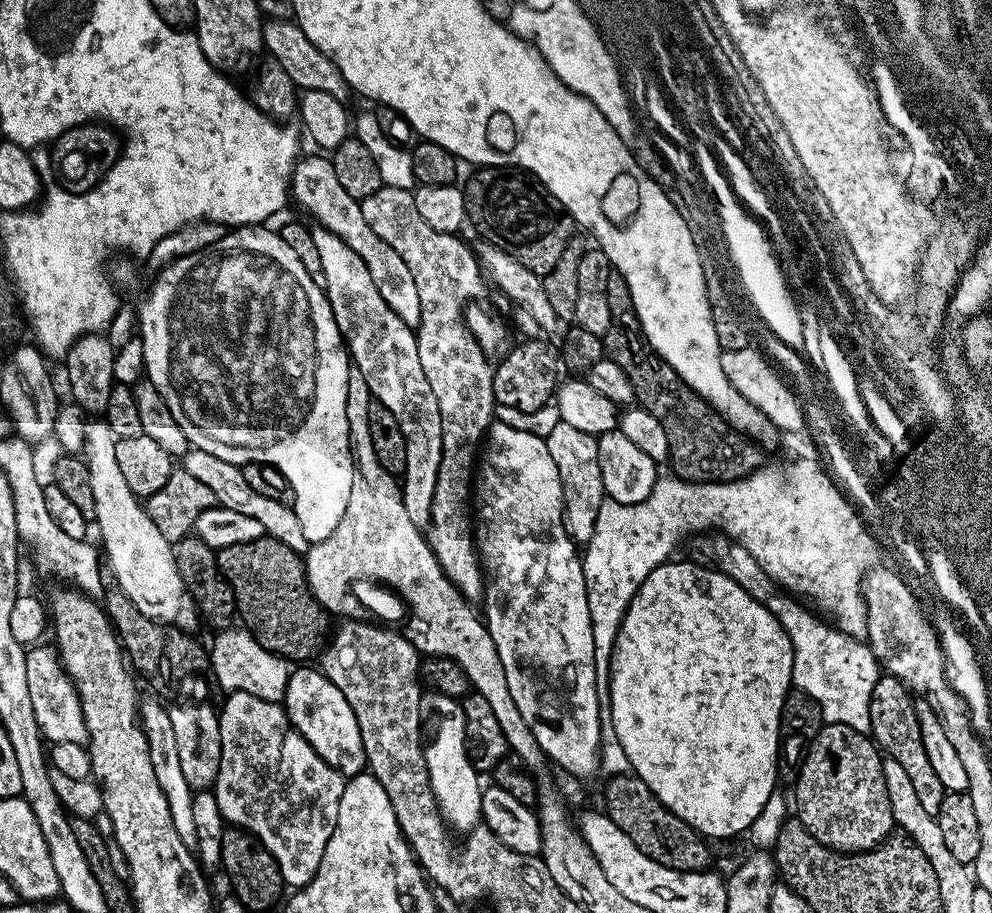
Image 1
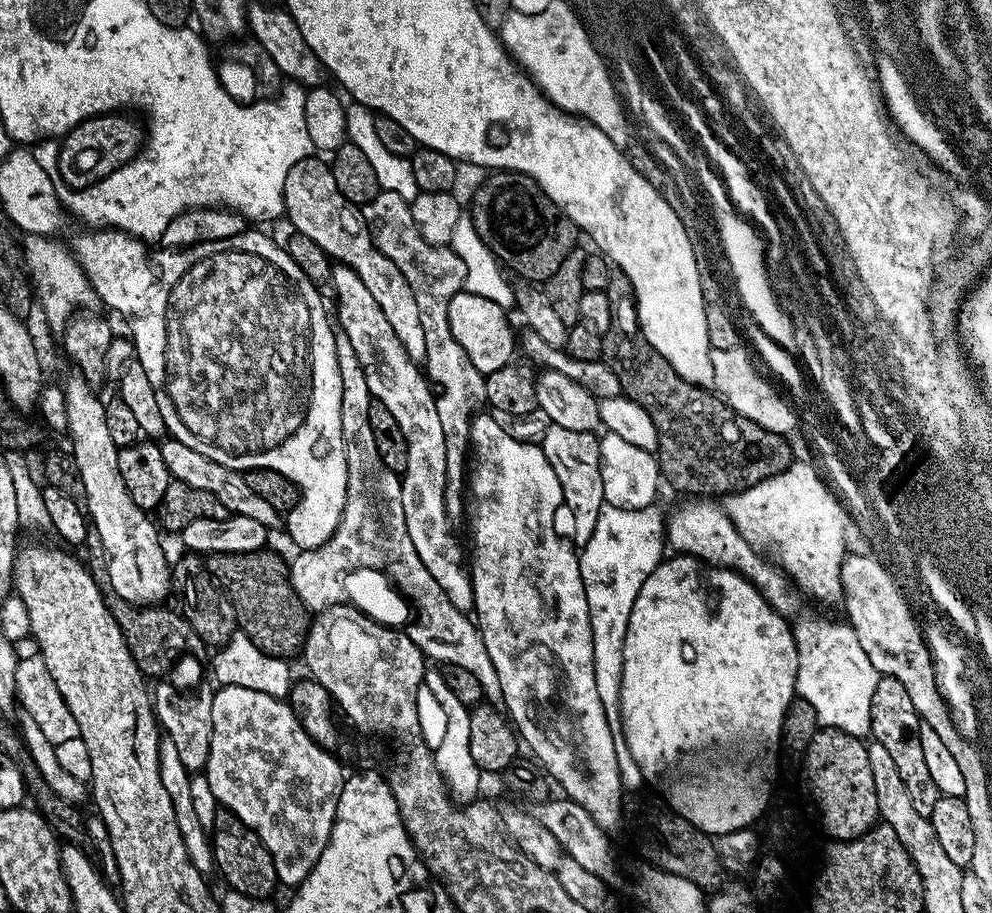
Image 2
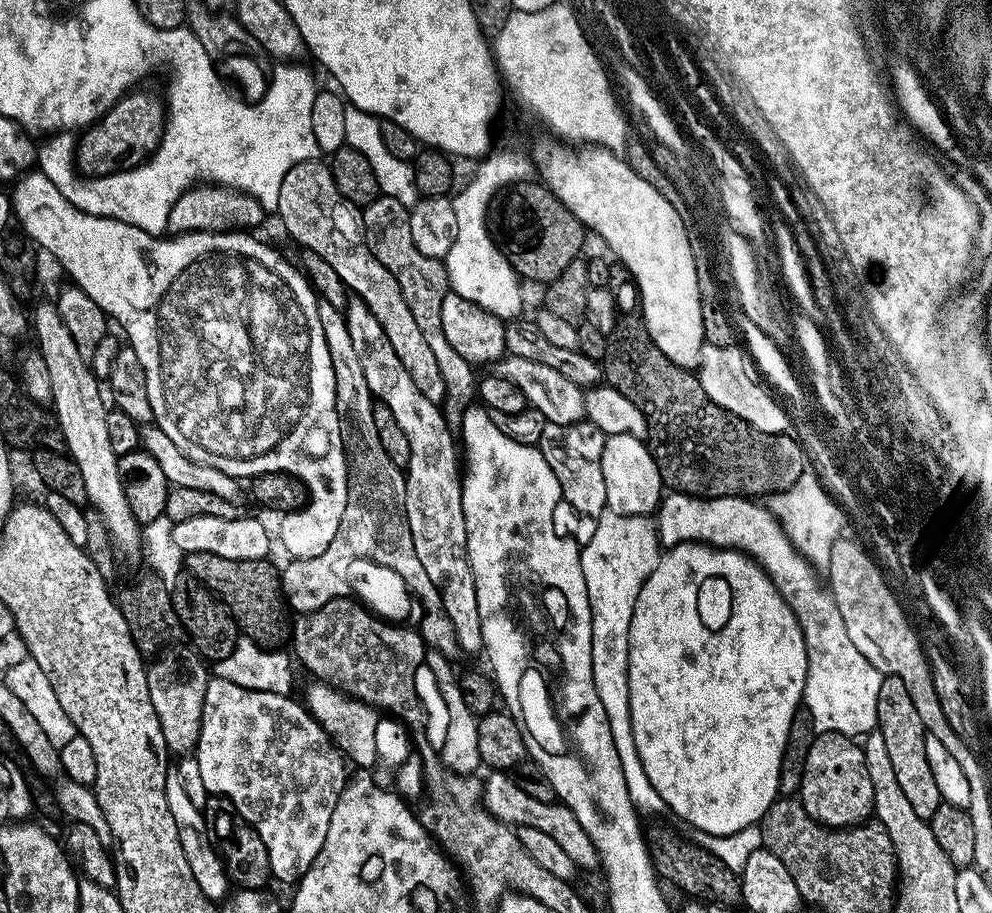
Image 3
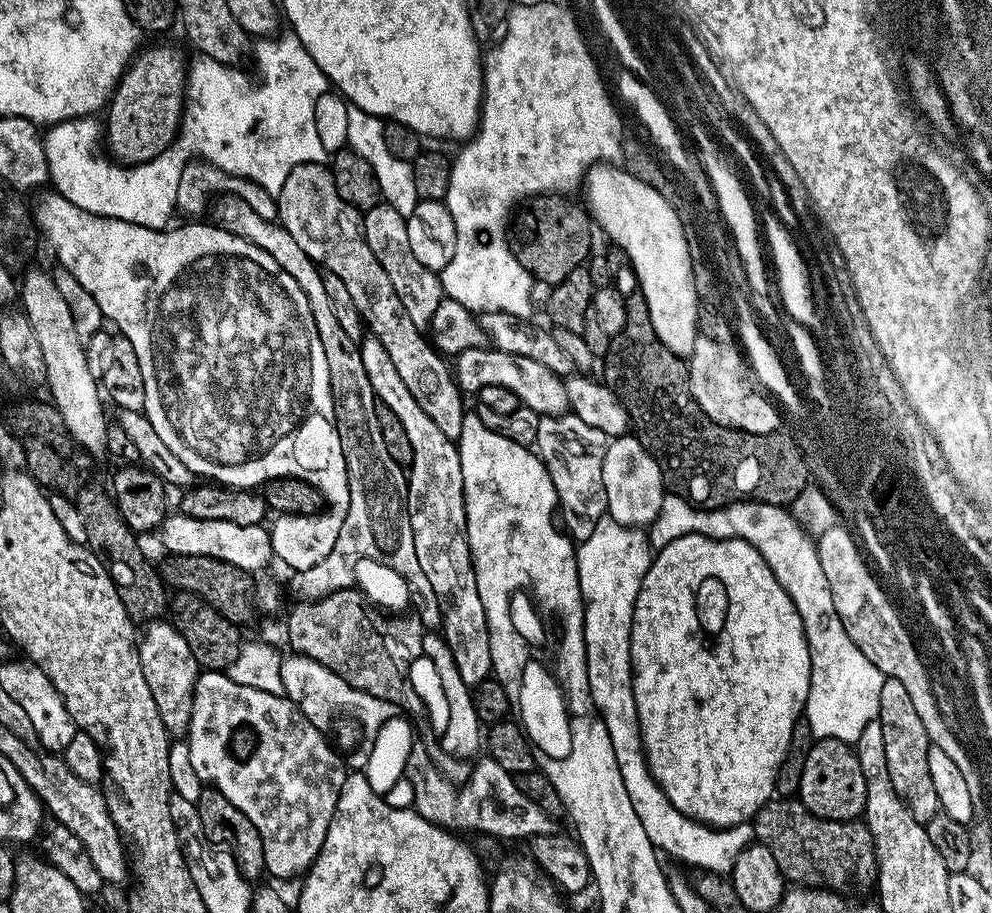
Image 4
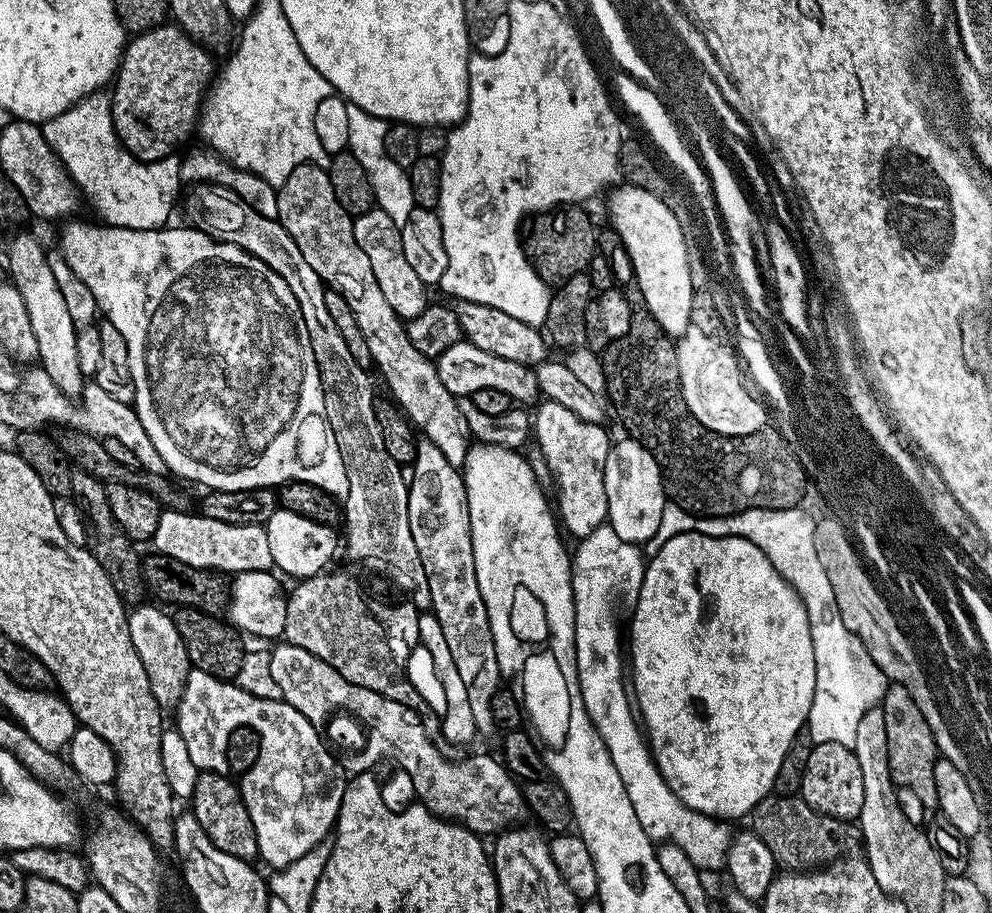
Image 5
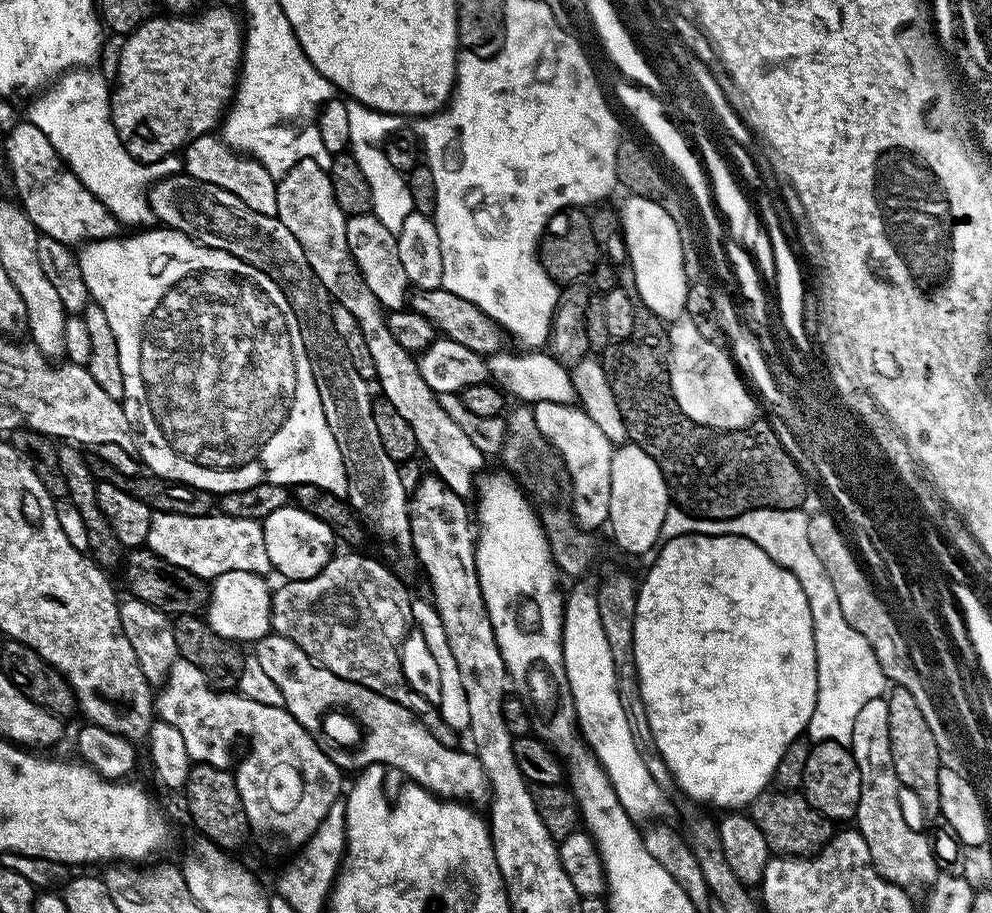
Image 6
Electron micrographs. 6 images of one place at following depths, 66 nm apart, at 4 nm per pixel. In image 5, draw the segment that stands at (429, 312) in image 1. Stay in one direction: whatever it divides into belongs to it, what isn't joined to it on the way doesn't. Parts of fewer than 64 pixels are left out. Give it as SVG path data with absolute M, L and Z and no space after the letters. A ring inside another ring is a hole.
M377 206L355 217L352 225L354 226L354 238L366 254L366 258L370 258L370 270L374 270L374 278L378 278L378 286L382 286L382 294L386 294L386 302L390 302L392 309L405 322L422 314L424 308L430 304L429 289L422 282L422 278L418 278L414 266L410 266L402 250L400 228L388 214Z

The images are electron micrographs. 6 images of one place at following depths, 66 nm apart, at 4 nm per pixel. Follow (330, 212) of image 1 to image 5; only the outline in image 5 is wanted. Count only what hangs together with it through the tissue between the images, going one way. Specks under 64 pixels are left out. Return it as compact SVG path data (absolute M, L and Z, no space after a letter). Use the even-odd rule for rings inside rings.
M311 162L298 166L277 191L276 201L280 224L294 238L311 269L329 289L342 290L350 310L356 315L375 371L384 375L395 403L419 431L420 428L424 431L423 439L434 442L434 446L442 450L446 462L463 465L470 447L466 419L459 413L456 397L442 386L435 363L414 348L407 336L405 321L392 309L390 302L386 302L386 294L382 294L382 286L378 286L378 278L374 278L374 270L370 270L370 258L366 258L354 238L354 217L334 195L328 168Z

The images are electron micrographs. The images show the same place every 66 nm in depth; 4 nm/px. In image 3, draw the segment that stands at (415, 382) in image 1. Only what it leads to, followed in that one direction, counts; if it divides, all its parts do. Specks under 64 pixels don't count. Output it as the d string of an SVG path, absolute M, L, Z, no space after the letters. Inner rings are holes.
M358 298L349 299L344 312L350 339L362 362L362 374L366 374L366 386L379 403L390 406L394 422L402 426L406 442L410 442L410 462L406 469L404 485L404 517L408 520L410 534L414 538L414 554L418 554L420 570L438 590L442 606L454 626L456 642L461 653L480 652L483 649L482 622L478 618L478 598L474 590L474 574L468 561L468 531L462 514L462 464L458 459L458 444L452 441L453 429L445 413L440 412L433 401L428 400L414 386L406 366L394 354L382 322L370 314L370 310Z

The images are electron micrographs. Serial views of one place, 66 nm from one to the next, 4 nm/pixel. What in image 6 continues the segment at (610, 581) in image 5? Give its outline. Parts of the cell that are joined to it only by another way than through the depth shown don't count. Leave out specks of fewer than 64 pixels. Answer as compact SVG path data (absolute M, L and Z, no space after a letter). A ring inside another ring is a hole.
M576 582L572 593L567 593L564 601L564 633L562 634L562 654L564 655L564 678L568 692L572 695L572 705L576 711L576 727L585 744L597 762L603 766L604 773L614 786L614 794L627 810L629 816L637 822L656 822L671 810L668 801L669 793L650 778L650 770L646 770L646 762L638 755L638 746L634 746L634 734L630 734L630 722L626 722L626 713L622 710L622 702L618 694L618 682L614 670L614 654L610 654L610 642L606 642L606 630L602 630L602 618L598 618L598 602L595 595L584 584Z

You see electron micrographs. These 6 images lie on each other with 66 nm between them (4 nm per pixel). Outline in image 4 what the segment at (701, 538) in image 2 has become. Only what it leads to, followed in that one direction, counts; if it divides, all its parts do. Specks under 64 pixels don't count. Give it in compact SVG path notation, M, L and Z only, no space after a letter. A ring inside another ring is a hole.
M665 494L662 498L662 510L658 510L658 518L650 525L650 544L659 550L674 542L674 538L686 534L702 534L715 540L745 540L770 566L774 578L778 578L778 586L790 594L790 602L798 610L798 618L802 618L802 626L806 634L806 642L810 650L810 690L808 701L804 704L803 719L808 721L810 730L816 740L841 740L855 745L856 739L866 730L871 720L879 717L878 698L882 698L882 682L886 677L854 646L850 634L846 634L846 626L842 626L842 618L838 618L838 610L834 610L834 594L830 594L830 582L826 582L826 574L822 570L822 562L818 562L816 540L806 531L805 525L799 524L787 507L778 504L761 504L759 499L738 500L734 504L723 504L720 508L697 508L695 504L675 494Z

